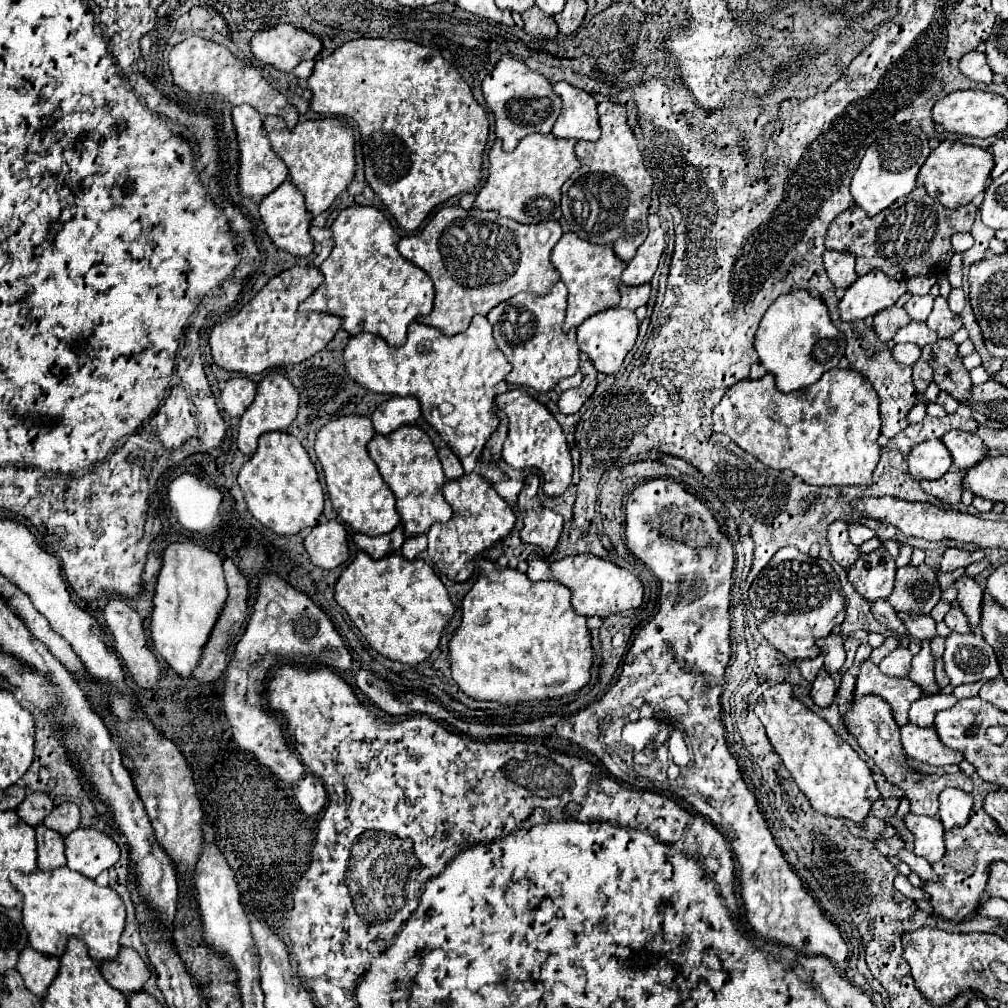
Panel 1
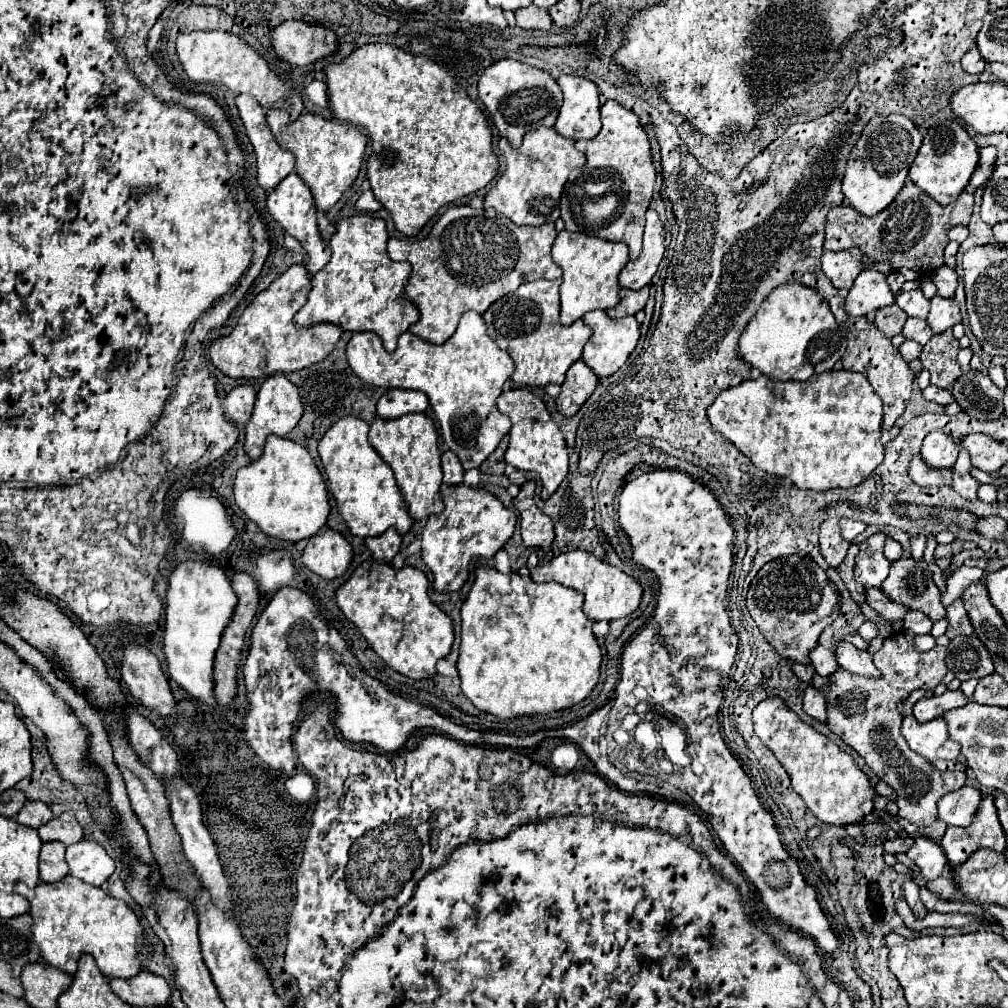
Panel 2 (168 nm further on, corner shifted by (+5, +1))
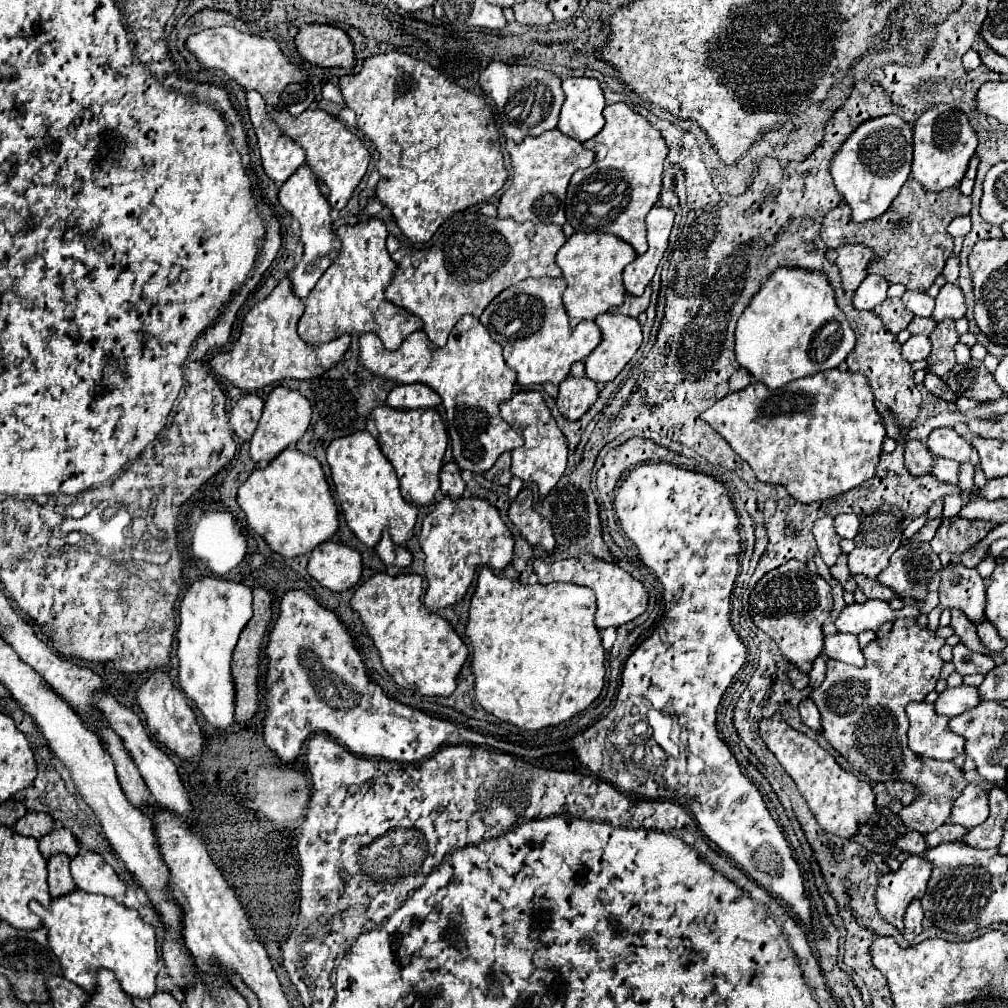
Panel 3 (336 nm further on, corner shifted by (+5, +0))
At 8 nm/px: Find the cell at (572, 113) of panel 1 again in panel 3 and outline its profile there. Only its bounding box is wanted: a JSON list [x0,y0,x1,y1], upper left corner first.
[558,77,604,141]

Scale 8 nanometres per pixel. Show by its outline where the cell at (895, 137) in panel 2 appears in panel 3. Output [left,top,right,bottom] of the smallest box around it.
[830,115,912,223]

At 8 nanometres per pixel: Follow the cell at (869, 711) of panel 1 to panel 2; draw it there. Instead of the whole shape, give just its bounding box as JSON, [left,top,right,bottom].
[824,630,966,826]

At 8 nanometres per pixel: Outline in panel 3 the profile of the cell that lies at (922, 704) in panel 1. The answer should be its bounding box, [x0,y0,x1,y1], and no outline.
[934,685,982,717]

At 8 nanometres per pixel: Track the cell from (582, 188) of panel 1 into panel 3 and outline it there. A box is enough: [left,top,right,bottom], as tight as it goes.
[566,103,668,255]

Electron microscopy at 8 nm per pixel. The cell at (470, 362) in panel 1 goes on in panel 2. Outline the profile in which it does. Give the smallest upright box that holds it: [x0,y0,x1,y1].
[346,312,514,470]

